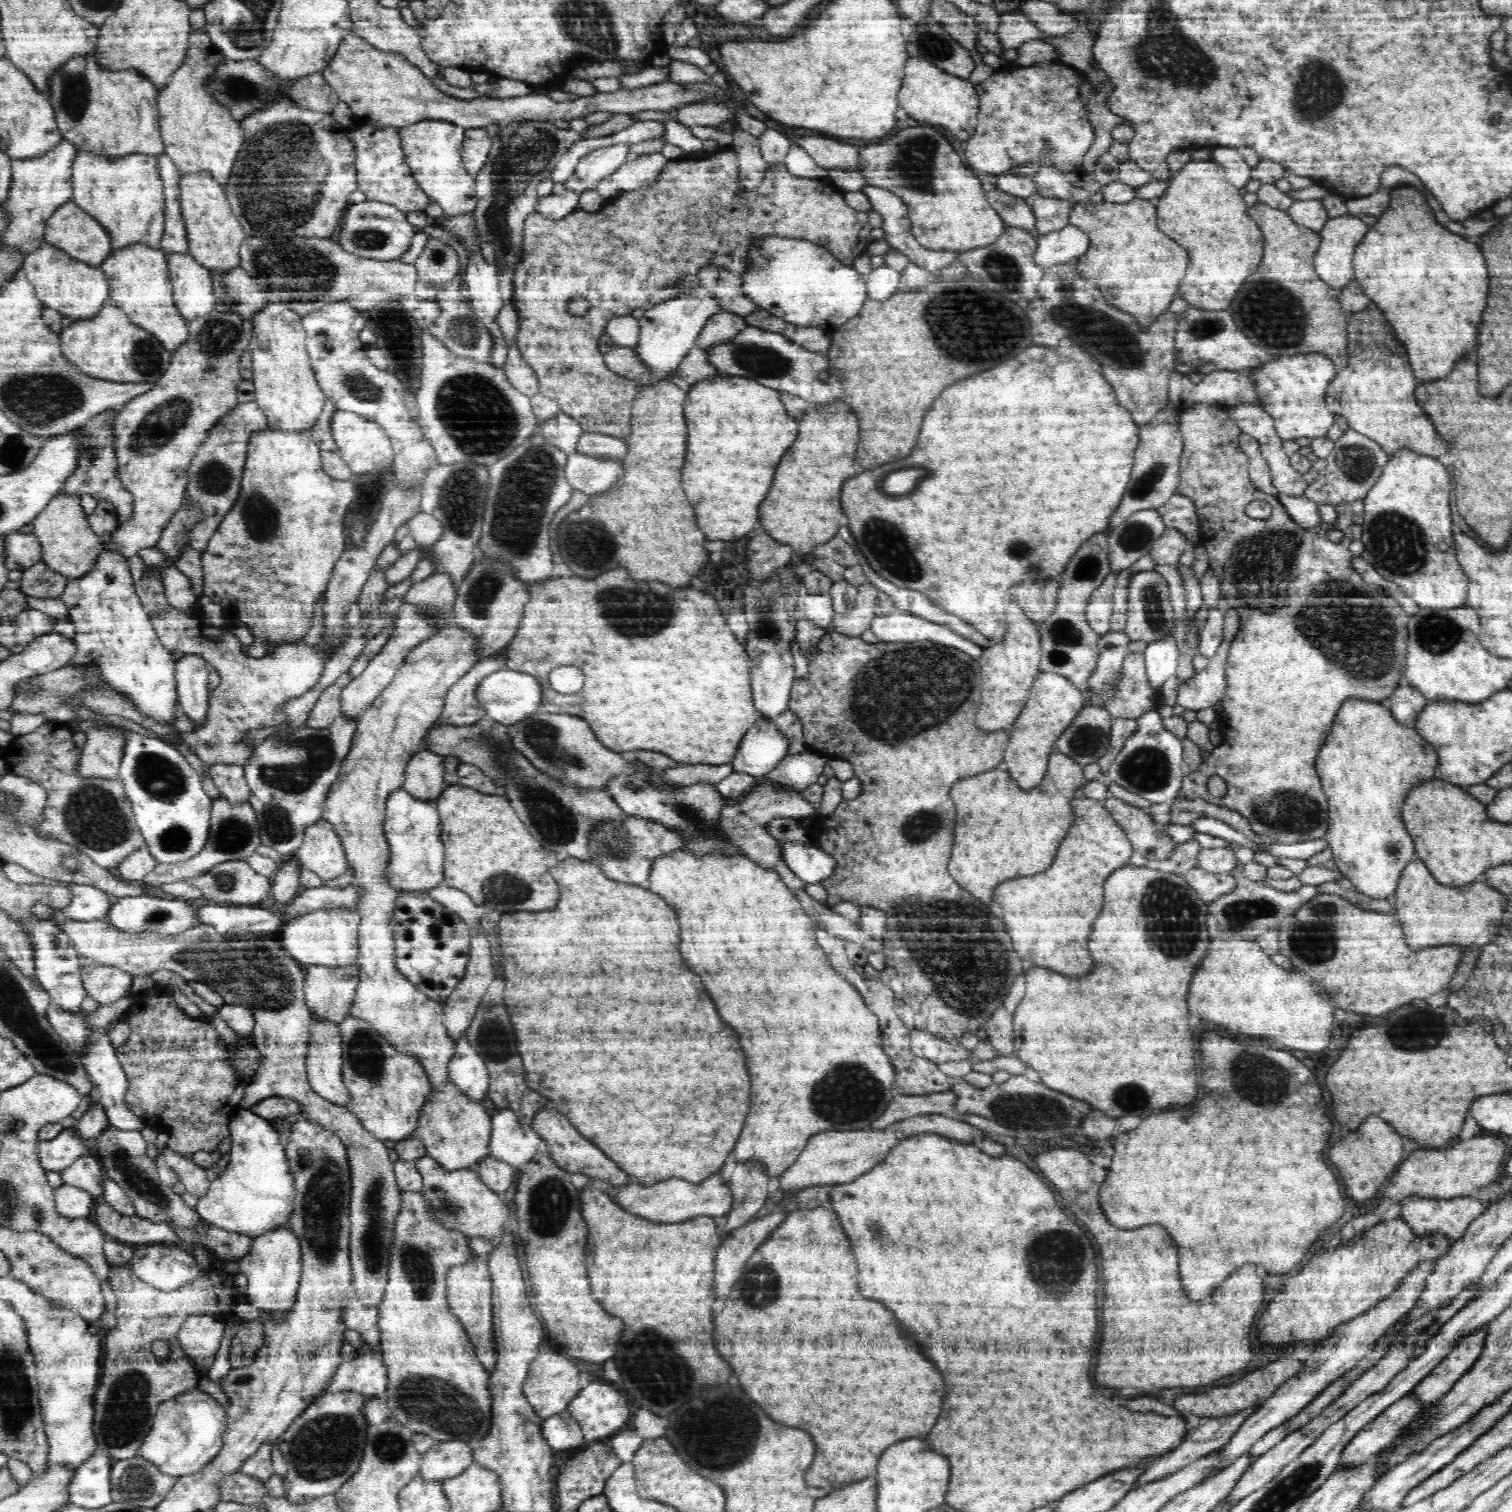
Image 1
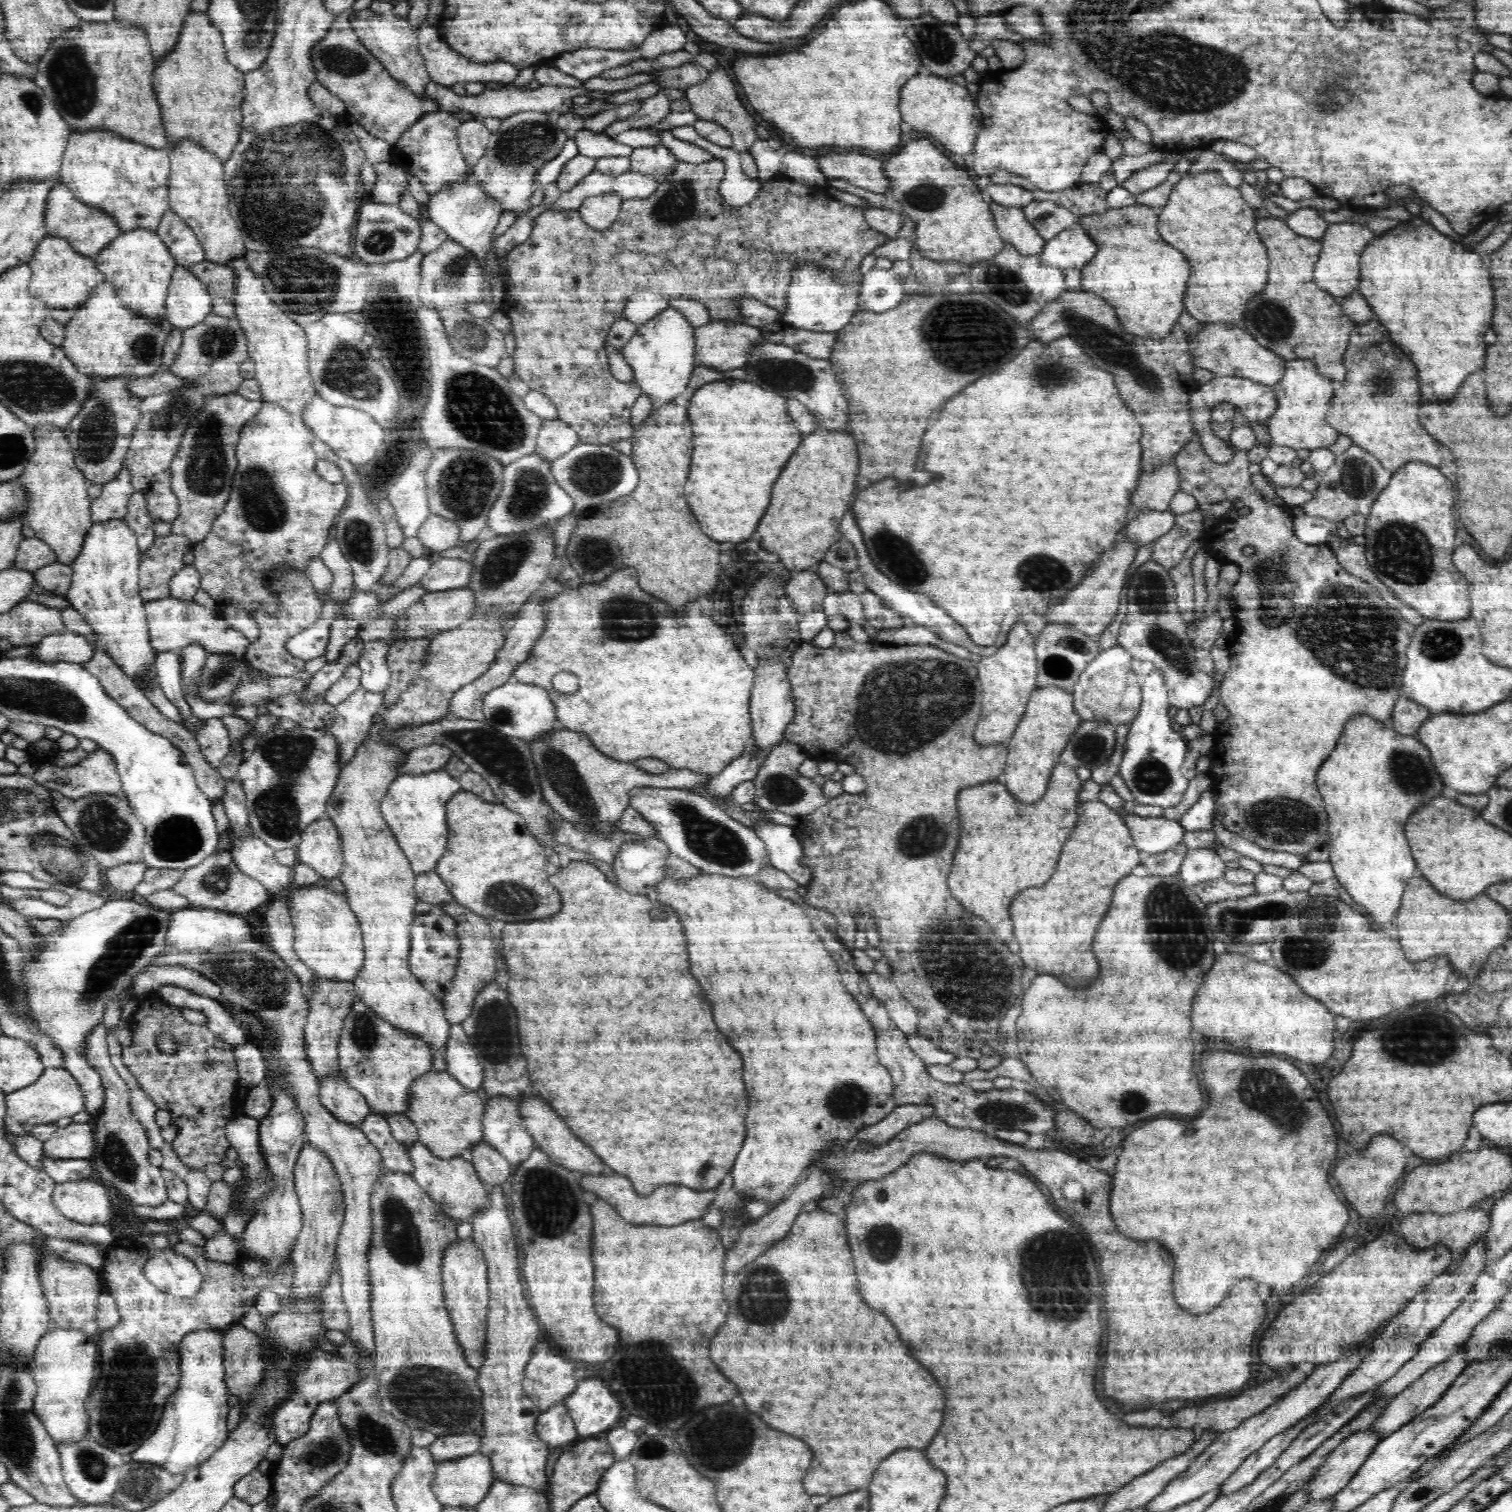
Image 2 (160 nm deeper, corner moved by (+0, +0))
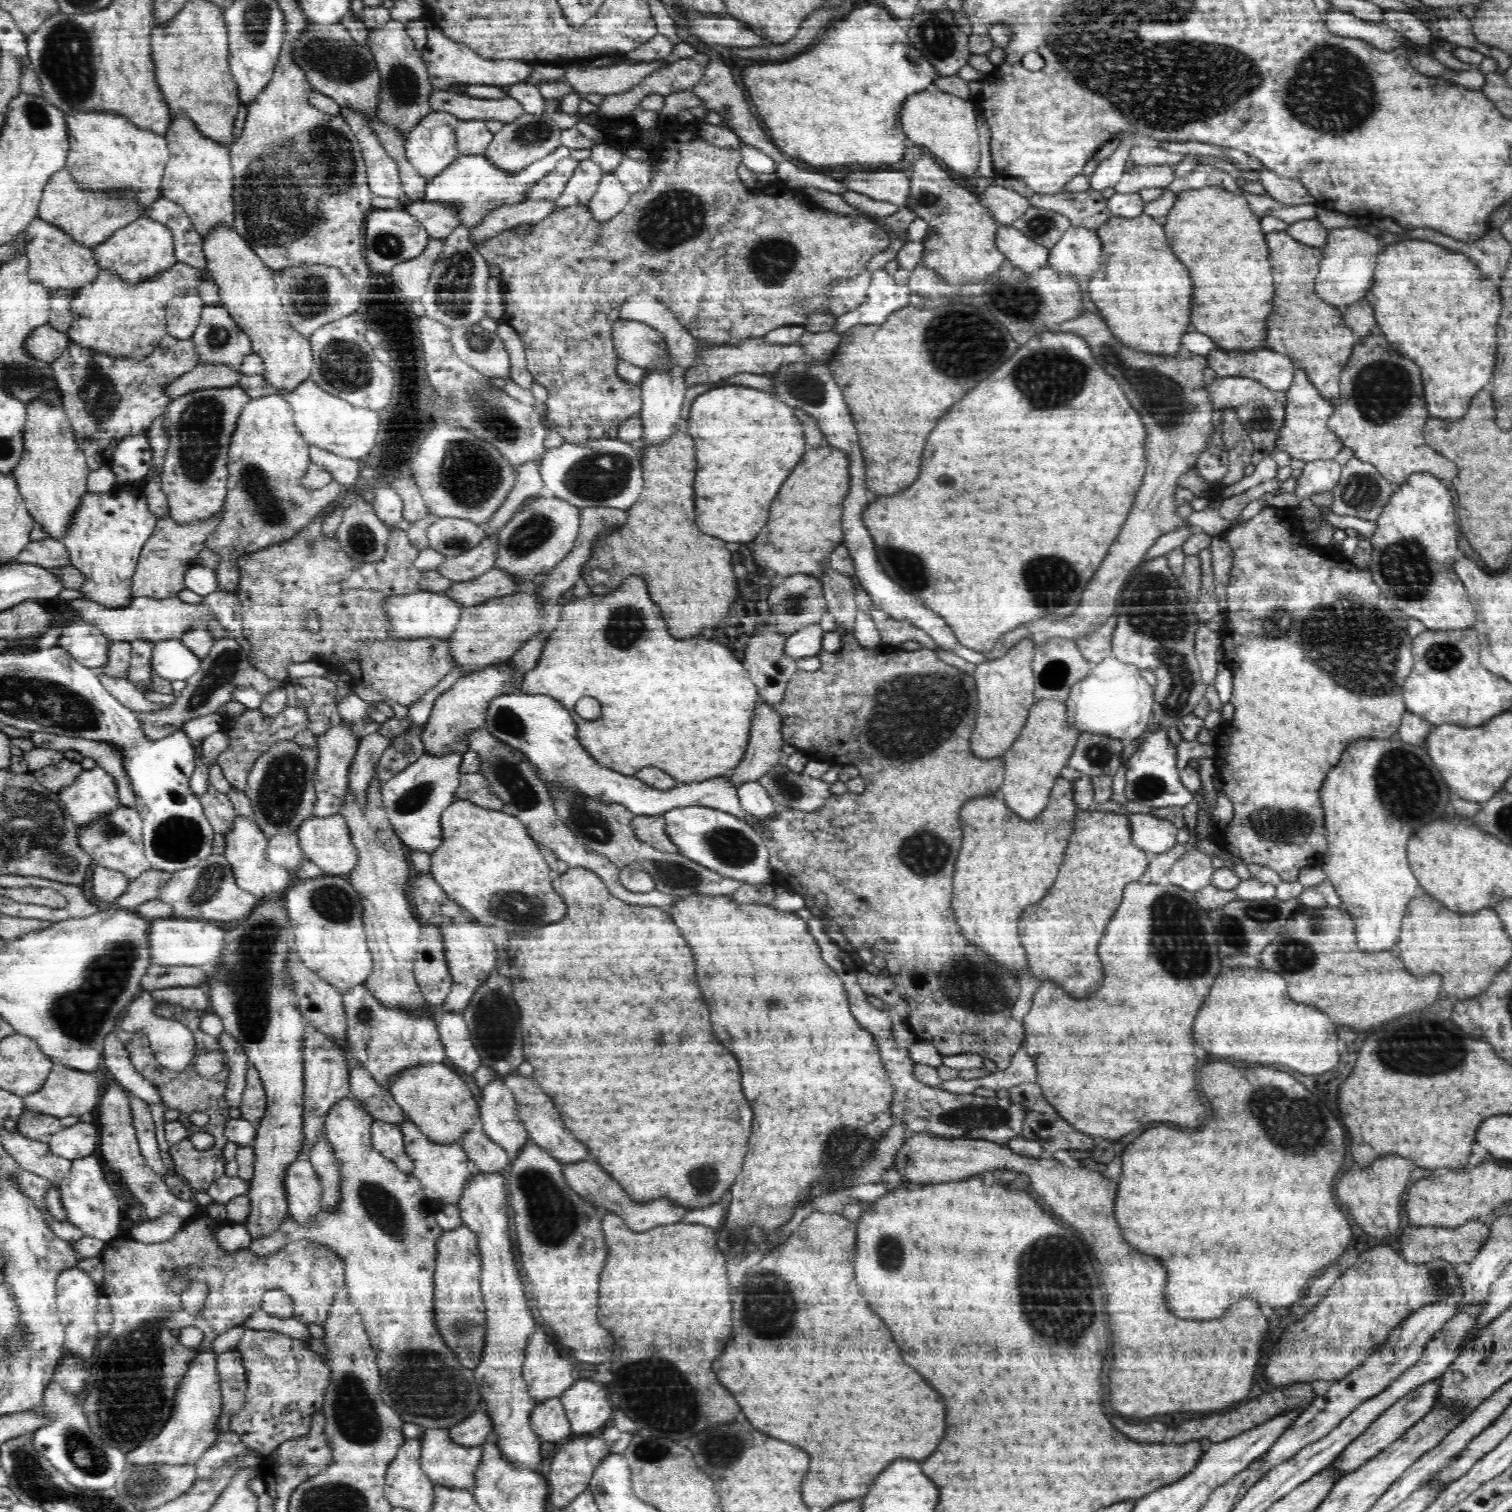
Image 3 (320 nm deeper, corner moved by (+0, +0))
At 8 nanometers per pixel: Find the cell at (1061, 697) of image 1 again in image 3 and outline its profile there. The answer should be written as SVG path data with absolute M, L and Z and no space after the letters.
M1044 698L1031 705L1018 738L1004 754L1006 776L1000 787L1002 794L999 794L1018 816L1033 819L1043 812L1054 782L1061 776L1062 768L1066 768L1080 734L1077 728L1069 724L1064 702Z

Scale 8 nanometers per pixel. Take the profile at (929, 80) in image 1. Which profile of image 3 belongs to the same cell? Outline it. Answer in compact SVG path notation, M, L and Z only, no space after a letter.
M933 85L928 90L911 94L902 108L902 128L906 136L942 160L964 182L969 176L976 174L980 160L974 104L973 100L964 101L952 94L945 94Z

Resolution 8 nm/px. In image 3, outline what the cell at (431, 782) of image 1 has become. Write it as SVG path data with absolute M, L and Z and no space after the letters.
M507 661L500 667L486 668L484 672L459 678L435 701L432 714L424 724L422 740L426 754L430 754L433 758L441 758L442 755L450 754L450 752L455 752L455 754L466 752L469 749L468 732L483 728L487 706L496 697L518 692L520 684L520 681L515 682L515 678L511 676Z

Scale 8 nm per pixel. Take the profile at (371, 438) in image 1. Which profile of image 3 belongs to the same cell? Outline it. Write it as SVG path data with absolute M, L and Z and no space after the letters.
M312 379L302 382L294 392L282 392L294 413L294 422L308 444L324 448L344 458L364 458L376 444L380 430L377 411L357 407L322 390Z

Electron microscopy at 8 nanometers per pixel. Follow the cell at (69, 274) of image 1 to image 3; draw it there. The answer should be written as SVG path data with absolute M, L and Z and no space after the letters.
M37 217L30 222L27 232L24 250L29 260L27 275L30 280L42 283L48 292L64 289L76 294L80 288L92 283L102 271L97 265L93 249L82 246L60 228Z

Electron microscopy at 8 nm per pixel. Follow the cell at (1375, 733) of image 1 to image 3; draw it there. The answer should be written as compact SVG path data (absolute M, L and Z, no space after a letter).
M1397 736L1370 737L1368 740L1360 740L1360 742L1352 744L1344 752L1338 766L1326 778L1326 782L1322 786L1322 804L1324 804L1324 814L1326 814L1327 850L1323 853L1321 867L1326 873L1327 880L1334 885L1343 910L1350 913L1350 916L1354 916L1354 920L1358 920L1358 934L1356 934L1358 944L1362 944L1362 948L1366 948L1366 952L1378 952L1378 948L1392 948L1392 946L1398 944L1400 924L1402 924L1402 916L1406 912L1407 902L1421 891L1418 879L1414 876L1413 869L1408 866L1408 860L1406 860L1406 846L1408 846L1408 840L1410 840L1410 832L1414 832L1414 828L1419 828L1418 824L1426 824L1426 820L1434 820L1434 816L1438 816L1438 812L1444 812L1446 804L1450 800L1450 792L1452 790L1444 784L1442 775L1432 762L1427 749L1420 748L1416 744L1402 742L1402 739Z

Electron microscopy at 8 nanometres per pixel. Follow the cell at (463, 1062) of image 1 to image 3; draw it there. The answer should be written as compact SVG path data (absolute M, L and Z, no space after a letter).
M444 1011L438 1022L438 1034L446 1057L455 1067L474 1074L482 1065L479 1053L471 1041L468 1025L461 1014Z

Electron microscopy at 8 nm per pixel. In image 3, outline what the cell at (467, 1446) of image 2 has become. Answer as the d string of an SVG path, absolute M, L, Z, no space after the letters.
M483 1404L462 1422L448 1429L450 1442L462 1447L477 1447L491 1440L491 1420Z

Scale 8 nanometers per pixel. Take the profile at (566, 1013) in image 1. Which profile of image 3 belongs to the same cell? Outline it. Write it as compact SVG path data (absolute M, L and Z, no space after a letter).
M569 868L560 877L554 879L553 889L564 899L568 914L562 922L554 922L542 926L532 932L510 934L510 964L514 968L526 968L512 972L512 988L516 1004L522 1012L522 1036L524 1036L524 1054L526 1060L534 1066L534 1080L540 1088L554 1100L560 1118L566 1122L568 1130L590 1148L590 1154L596 1162L610 1172L610 1176L618 1176L622 1180L622 1188L634 1196L634 1200L654 1200L654 1196L674 1196L674 1200L682 1200L682 1204L690 1204L688 1209L706 1208L716 1204L722 1194L726 1194L738 1172L742 1170L742 1156L746 1156L746 1144L750 1140L750 1120L752 1110L742 1096L740 1088L740 1068L736 1058L718 1042L710 1028L708 1006L702 1000L698 982L696 982L696 964L692 958L690 946L684 942L678 932L673 918L663 908L628 904L609 891L605 882L588 868Z

